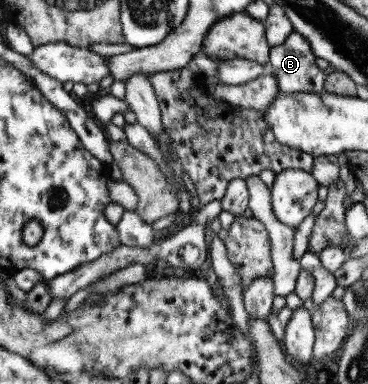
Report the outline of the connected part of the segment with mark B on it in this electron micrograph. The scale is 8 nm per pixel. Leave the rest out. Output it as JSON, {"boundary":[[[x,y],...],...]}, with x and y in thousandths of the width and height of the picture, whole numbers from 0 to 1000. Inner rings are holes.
{"boundary":[[[799,78],[761,117],[734,125],[726,167],[753,237],[870,247],[883,195],[853,154],[837,109]]]}

